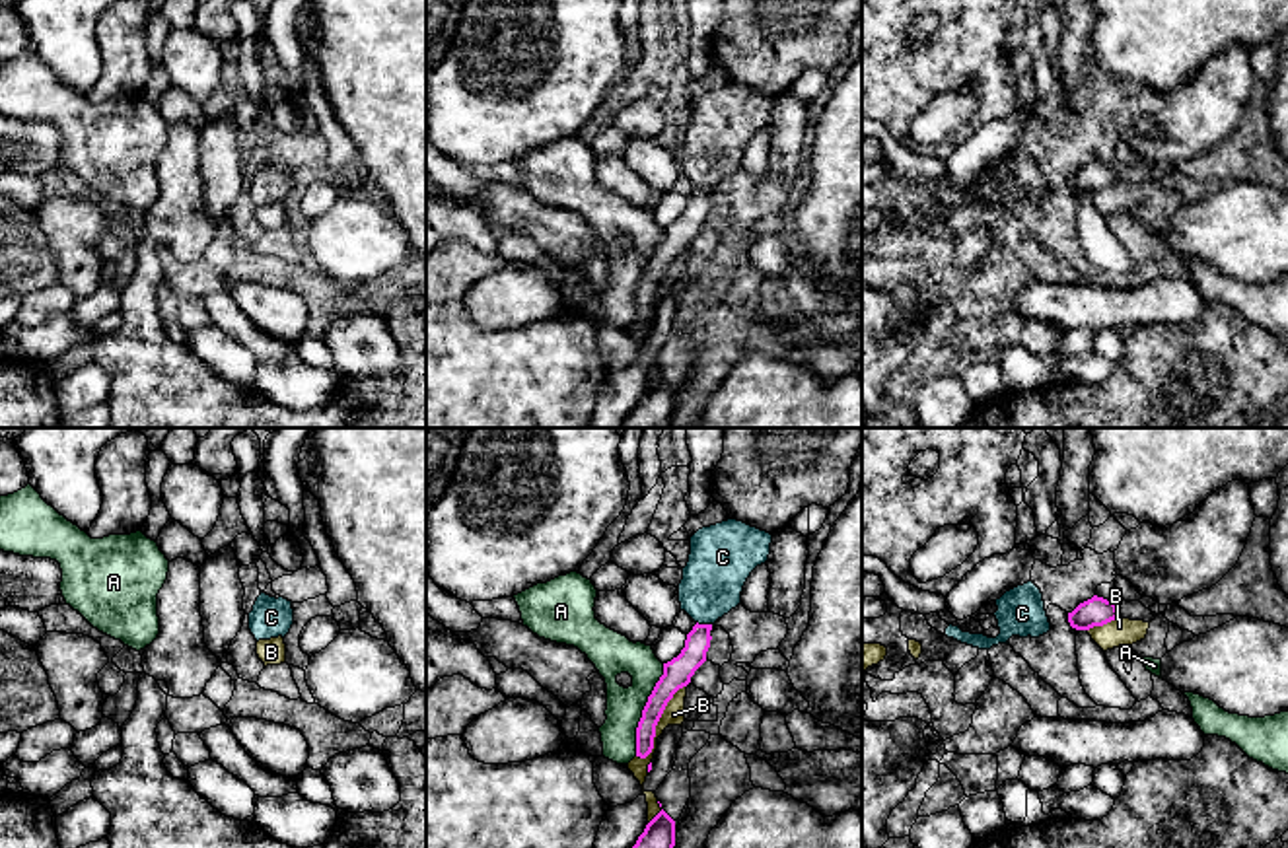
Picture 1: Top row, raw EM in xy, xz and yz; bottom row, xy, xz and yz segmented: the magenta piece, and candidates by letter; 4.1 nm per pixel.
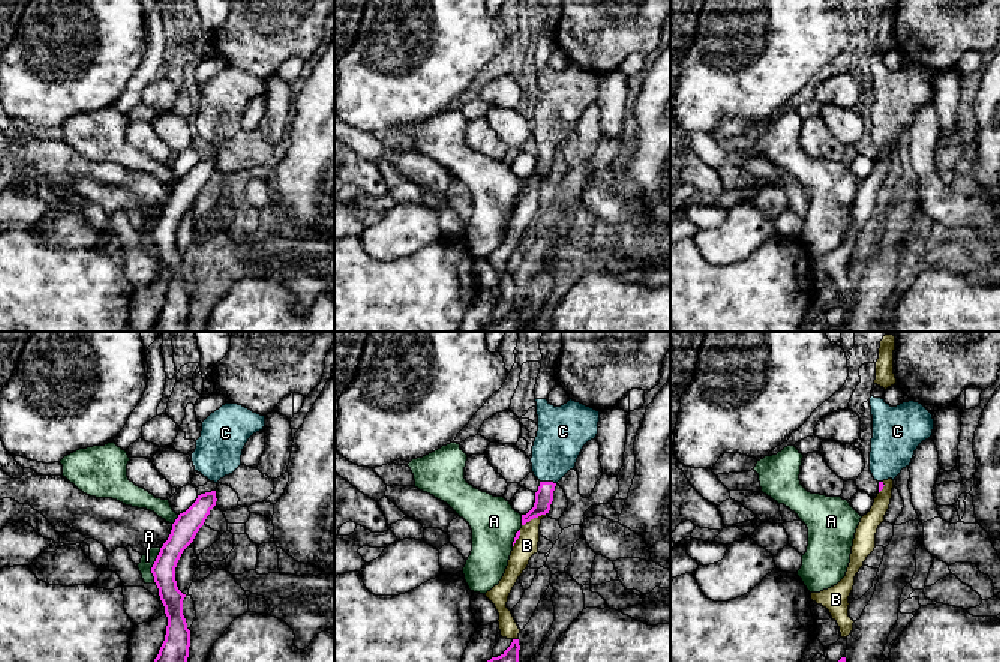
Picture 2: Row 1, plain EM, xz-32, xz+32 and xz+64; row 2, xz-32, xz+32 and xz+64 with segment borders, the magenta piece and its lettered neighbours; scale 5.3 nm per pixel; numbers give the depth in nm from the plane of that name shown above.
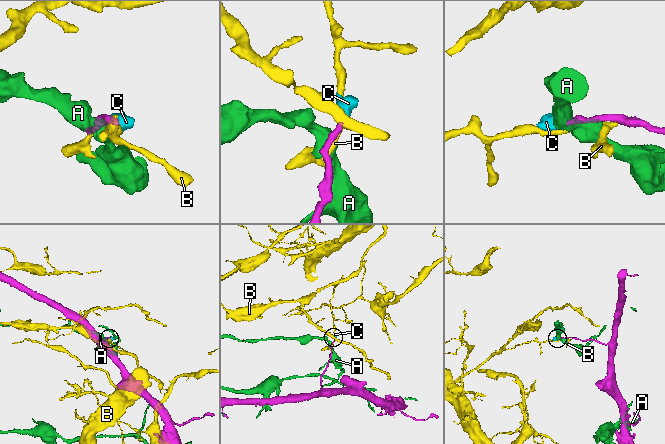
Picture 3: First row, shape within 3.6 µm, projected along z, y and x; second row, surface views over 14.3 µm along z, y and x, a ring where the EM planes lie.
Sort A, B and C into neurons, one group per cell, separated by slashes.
A / B / C

